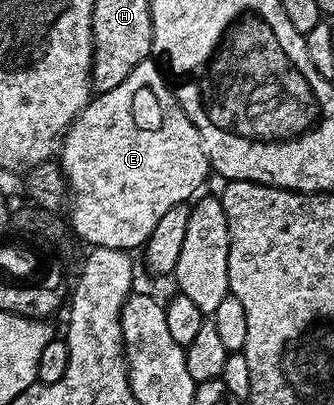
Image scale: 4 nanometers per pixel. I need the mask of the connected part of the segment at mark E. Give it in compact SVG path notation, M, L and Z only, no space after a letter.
M151 58L142 60L121 86L113 86L113 90L98 93L87 101L61 137L57 163L63 169L73 197L69 227L84 245L96 248L142 249L161 217L173 210L173 206L188 203L200 191L198 188L207 172L209 176L207 150L201 134L179 105L159 65Z

